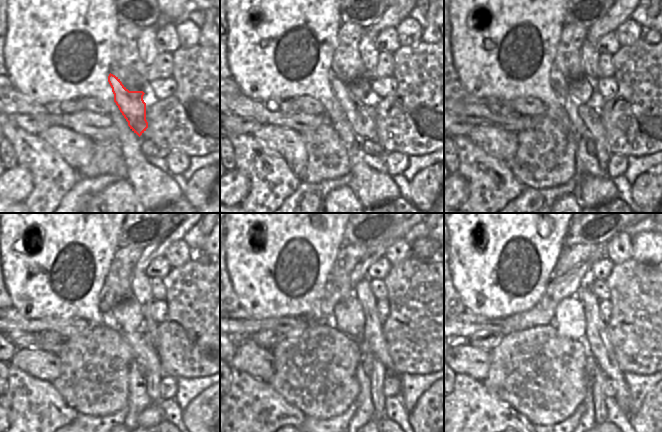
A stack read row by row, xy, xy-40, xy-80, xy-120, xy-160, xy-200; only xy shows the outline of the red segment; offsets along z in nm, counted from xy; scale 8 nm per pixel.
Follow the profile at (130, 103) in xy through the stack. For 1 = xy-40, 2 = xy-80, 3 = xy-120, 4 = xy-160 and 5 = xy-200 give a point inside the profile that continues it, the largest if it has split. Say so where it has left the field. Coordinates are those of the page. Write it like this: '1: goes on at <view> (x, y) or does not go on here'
1: goes on at xy-40 (360, 114)
2: goes on at xy-80 (586, 120)
3: goes on at xy-120 (139, 343)
4: goes on at xy-160 (378, 375)
5: goes on at xy-200 (600, 413)

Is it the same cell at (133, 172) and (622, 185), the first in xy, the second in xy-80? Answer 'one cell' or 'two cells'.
two cells

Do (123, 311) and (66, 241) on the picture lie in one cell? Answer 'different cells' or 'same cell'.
different cells

